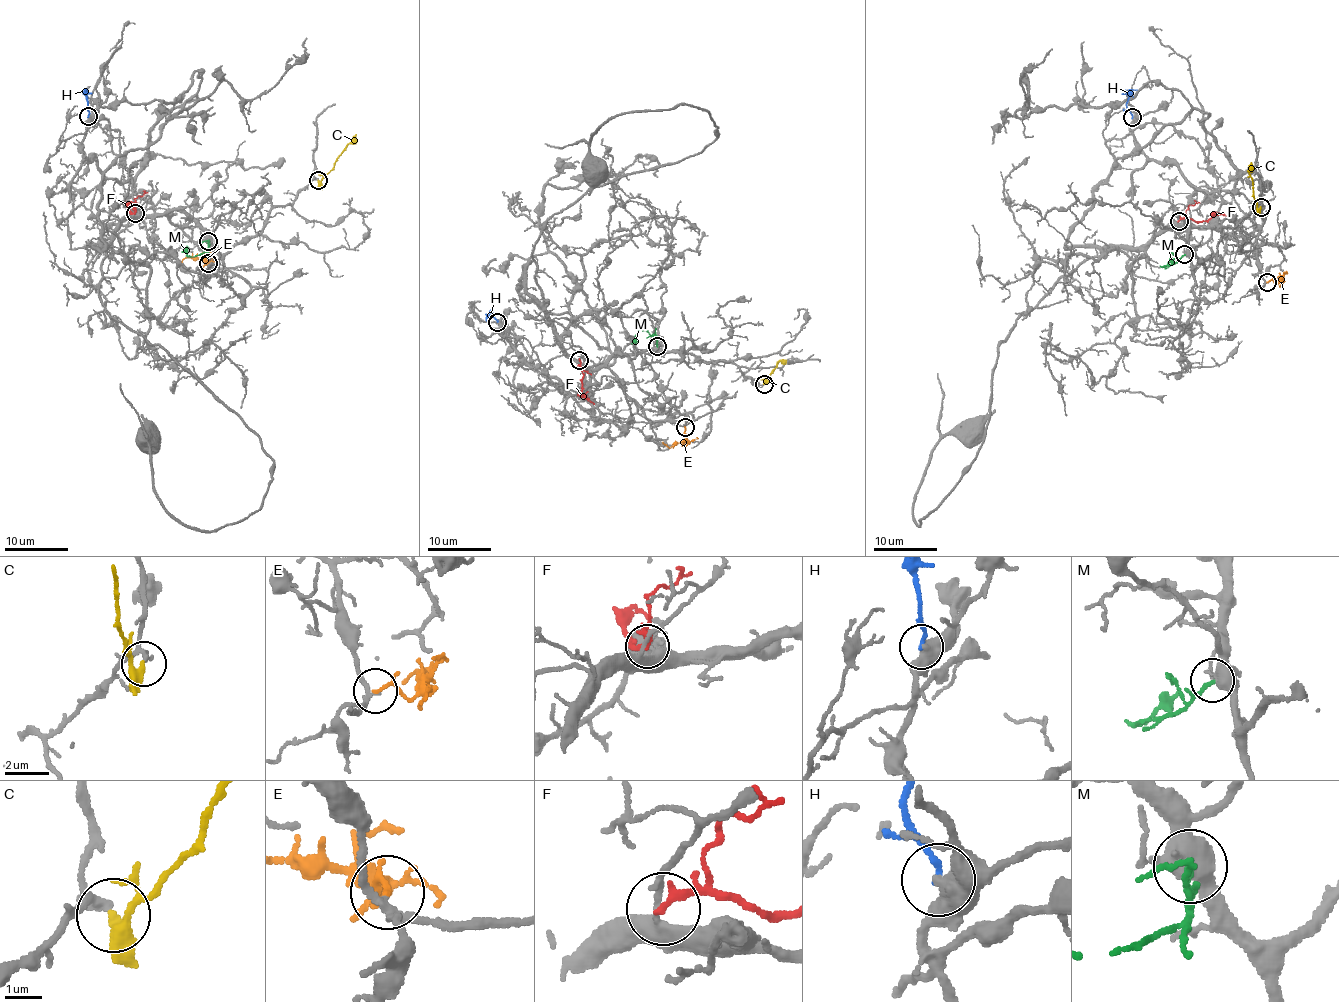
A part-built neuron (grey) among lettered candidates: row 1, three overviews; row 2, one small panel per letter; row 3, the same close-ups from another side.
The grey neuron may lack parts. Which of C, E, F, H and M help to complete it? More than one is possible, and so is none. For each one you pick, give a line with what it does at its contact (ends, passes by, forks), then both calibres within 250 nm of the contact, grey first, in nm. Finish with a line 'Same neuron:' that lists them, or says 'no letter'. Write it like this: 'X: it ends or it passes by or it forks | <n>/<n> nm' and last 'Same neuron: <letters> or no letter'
C: it passes by | 120/320 nm
M: it passes by | 440/120 nm
Same neuron: C, M

